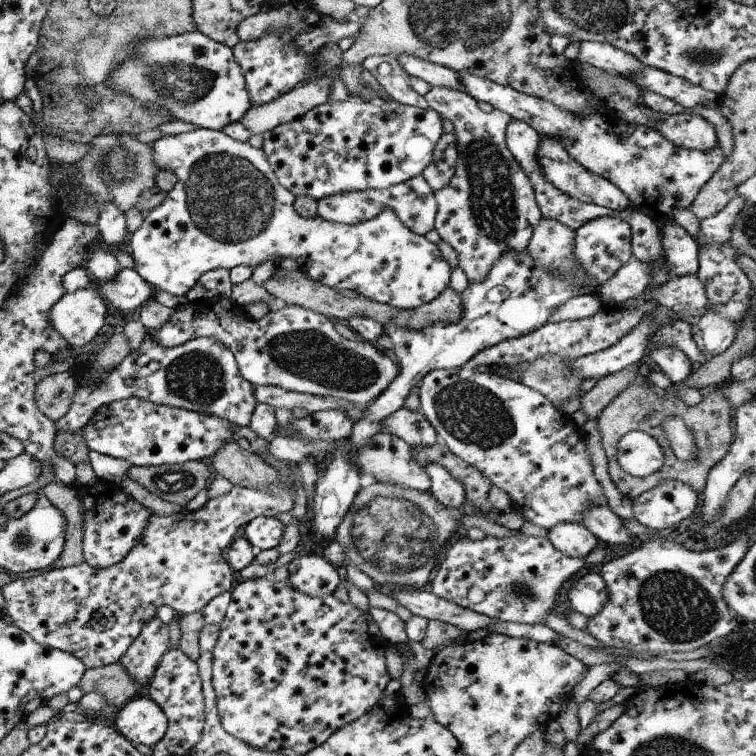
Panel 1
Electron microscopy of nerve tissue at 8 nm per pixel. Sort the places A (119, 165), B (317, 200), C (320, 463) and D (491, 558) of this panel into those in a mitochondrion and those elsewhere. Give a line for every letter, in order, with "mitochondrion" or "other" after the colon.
A: mitochondrion
B: other
C: other
D: other

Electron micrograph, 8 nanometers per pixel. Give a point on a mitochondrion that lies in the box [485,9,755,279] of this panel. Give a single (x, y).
(696, 56)

